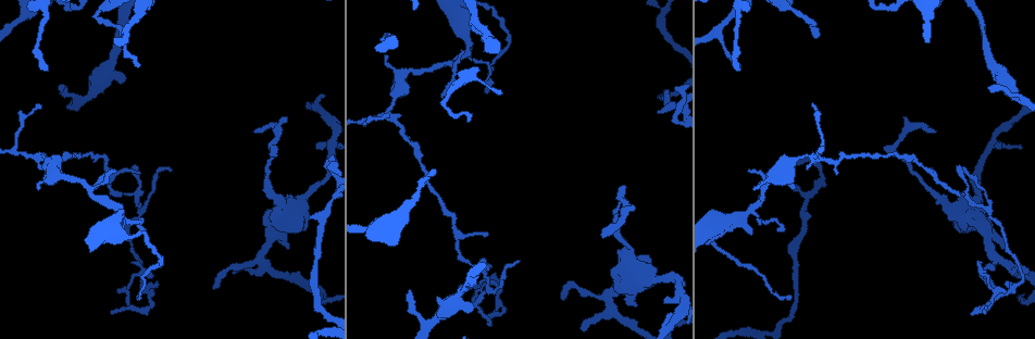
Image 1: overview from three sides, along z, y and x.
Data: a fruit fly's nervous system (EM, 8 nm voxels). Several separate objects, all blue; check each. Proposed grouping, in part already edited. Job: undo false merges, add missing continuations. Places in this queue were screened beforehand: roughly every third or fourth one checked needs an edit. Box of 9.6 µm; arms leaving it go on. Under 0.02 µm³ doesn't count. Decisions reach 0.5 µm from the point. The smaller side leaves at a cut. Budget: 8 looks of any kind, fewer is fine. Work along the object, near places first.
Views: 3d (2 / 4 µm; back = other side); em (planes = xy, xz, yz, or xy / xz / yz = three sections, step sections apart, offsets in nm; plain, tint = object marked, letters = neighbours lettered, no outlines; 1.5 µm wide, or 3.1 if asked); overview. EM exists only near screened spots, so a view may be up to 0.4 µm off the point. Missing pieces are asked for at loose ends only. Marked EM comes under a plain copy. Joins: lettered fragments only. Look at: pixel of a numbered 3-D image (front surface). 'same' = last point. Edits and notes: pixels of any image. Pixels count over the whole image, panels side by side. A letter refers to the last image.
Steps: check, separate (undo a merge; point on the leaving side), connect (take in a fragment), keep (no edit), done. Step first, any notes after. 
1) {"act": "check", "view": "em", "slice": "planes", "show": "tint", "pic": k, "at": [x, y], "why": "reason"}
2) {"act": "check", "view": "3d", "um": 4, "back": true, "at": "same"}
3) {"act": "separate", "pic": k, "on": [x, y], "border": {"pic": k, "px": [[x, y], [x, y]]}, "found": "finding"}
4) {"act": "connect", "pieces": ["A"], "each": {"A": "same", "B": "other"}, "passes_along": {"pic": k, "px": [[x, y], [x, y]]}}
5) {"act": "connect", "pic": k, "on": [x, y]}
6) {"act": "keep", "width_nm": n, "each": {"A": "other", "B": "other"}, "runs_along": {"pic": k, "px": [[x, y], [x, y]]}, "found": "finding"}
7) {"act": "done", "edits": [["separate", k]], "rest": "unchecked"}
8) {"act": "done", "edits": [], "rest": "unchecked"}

{"act": "check", "view": "em", "slice": "xz", "step": 4, "show": "letters", "pic": 1, "at": [412, 292], "why": "free end"}

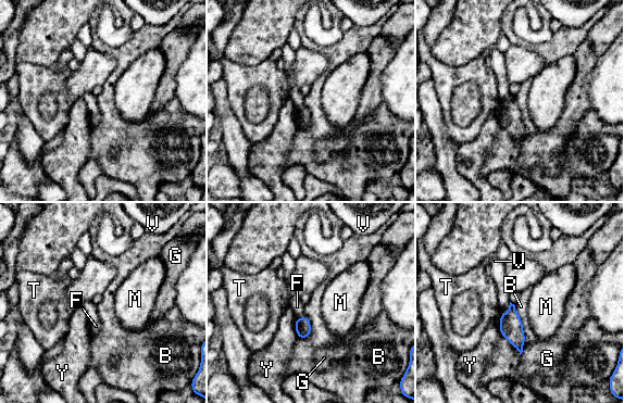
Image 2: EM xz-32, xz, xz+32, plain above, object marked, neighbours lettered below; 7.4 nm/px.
{"act": "check", "view": "em", "slice": "planes", "show": "letters", "at": "same", "why": "another direction"}

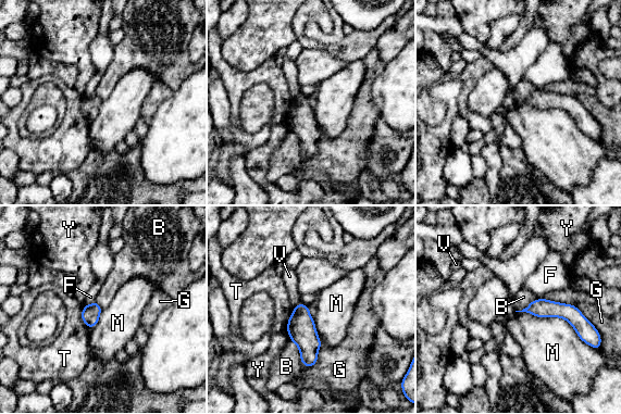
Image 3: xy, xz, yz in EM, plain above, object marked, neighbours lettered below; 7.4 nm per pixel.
{"act": "keep", "each": {"B": "other", "F": "other", "G": "other", "M": "other", "T": "other", "V": "other", "Y": "other"}, "found": "none of them fits"}

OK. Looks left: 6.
{"act": "check", "view": "em", "slice": "xz", "step": 8, "show": "tint", "pic": 1, "at": [983, 313], "why": "thin end"}

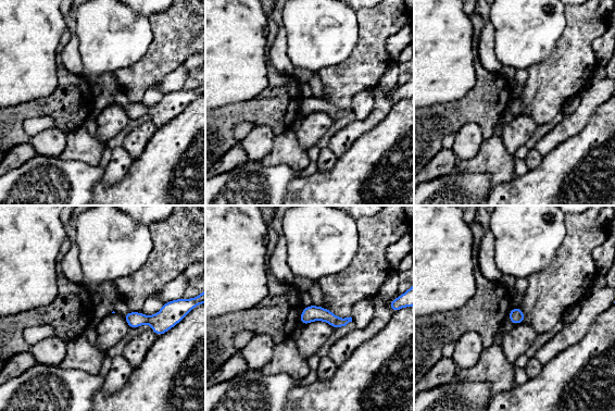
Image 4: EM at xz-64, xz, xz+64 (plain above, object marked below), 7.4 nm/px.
{"act": "check", "view": "em", "slice": "planes", "show": "letters", "at": "same"}

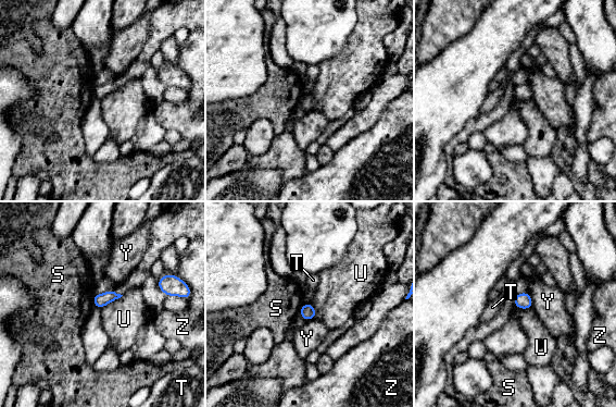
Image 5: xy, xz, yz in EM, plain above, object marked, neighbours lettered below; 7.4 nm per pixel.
{"act": "keep", "width_nm": 100, "each": {"S": "other", "T": "other", "U": "other", "Y": "other", "Z": "other"}, "found": "none of them fits"}

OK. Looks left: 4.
{"act": "check", "view": "3d", "um": 2, "pic": 1, "at": [390, 113], "why": "thick turns thin"}

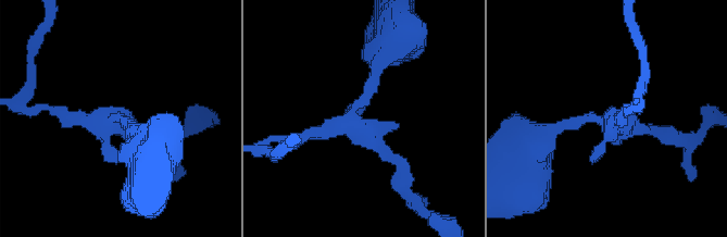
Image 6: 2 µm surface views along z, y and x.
{"act": "check", "view": "em", "slice": "planes", "show": "letters", "pic": 6, "at": [605, 119], "arms": 3, "why": "now the EM"}

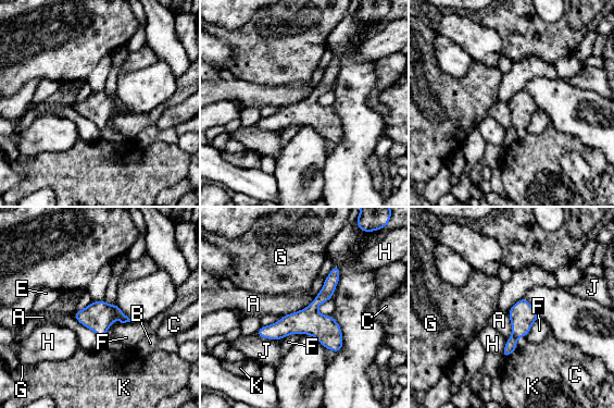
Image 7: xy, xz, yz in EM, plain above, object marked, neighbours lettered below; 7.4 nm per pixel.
{"act": "keep", "longest_contact_nm": ["A", 320], "each": {"A": "other", "B": "other", "C": "other", "E": "other", "F": "other", "G": "other", "H": "other", "J": "other", "K": "other"}, "runs_along": {"pic": 7, "px": [[336, 269], [297, 322], [260, 333]]}, "found": "continuous, no second neuron"}

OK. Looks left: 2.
{"act": "done", "edits": [], "rest": "unchecked"}

